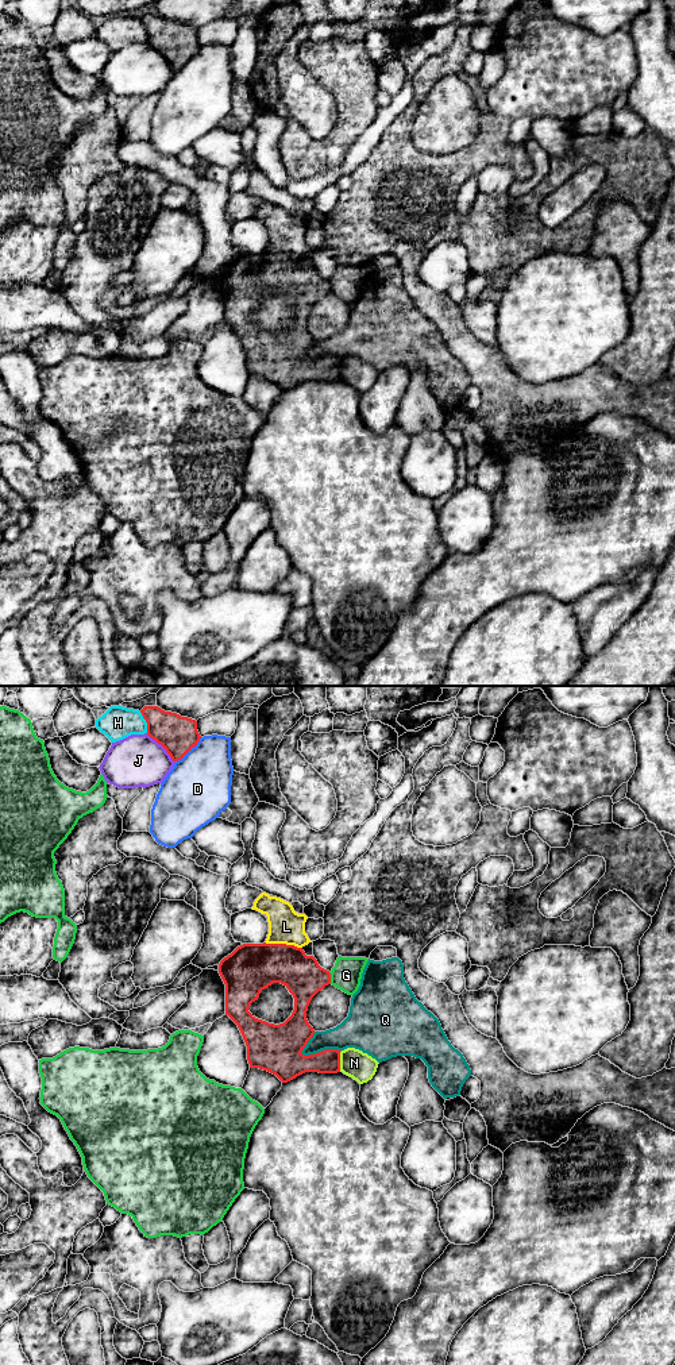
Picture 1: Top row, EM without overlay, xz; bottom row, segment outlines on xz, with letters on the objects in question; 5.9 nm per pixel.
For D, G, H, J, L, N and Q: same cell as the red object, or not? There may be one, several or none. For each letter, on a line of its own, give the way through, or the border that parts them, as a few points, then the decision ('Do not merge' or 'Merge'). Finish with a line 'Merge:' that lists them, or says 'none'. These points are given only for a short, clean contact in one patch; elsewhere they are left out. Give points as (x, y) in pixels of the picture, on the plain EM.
D: Do not merge
G: Do not merge
H: Do not merge
J: Do not merge
L: Do not merge
N: Boundary: xz (342, 359), (339, 380). Do not merge
Q: Do not merge
Merge: none

